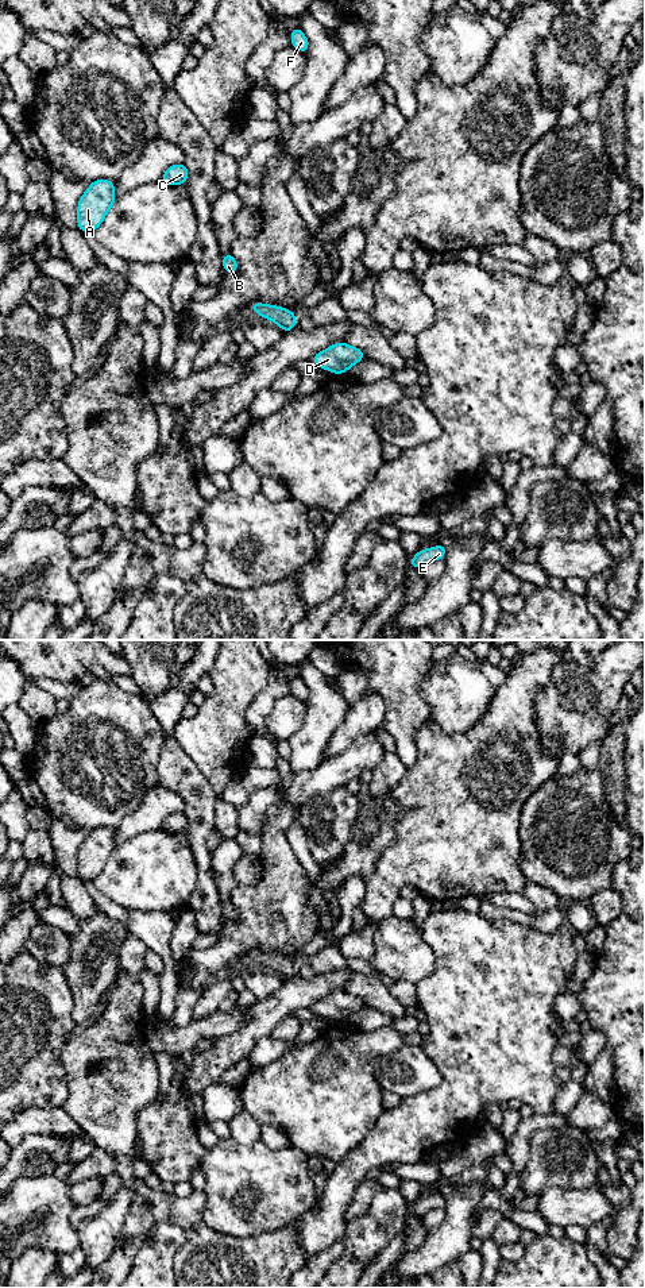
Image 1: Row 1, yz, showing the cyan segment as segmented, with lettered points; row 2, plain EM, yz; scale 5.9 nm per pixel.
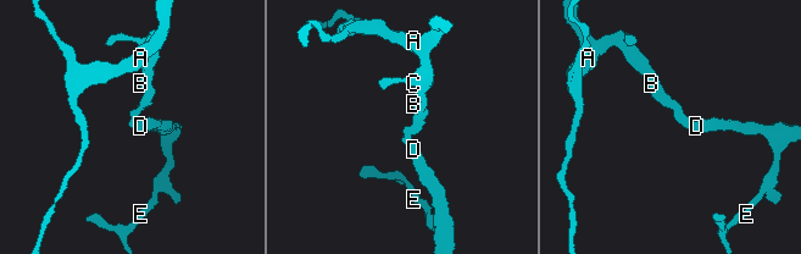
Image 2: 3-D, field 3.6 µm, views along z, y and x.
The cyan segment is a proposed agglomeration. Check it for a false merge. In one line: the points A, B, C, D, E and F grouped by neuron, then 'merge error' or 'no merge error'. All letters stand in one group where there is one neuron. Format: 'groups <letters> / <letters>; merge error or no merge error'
groups A B C D E F; no merge error

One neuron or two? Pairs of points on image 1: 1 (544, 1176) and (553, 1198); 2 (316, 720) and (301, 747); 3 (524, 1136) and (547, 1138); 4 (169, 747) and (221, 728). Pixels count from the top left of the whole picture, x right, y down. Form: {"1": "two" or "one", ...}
{"1": "two", "2": "one", "3": "two", "4": "two"}

